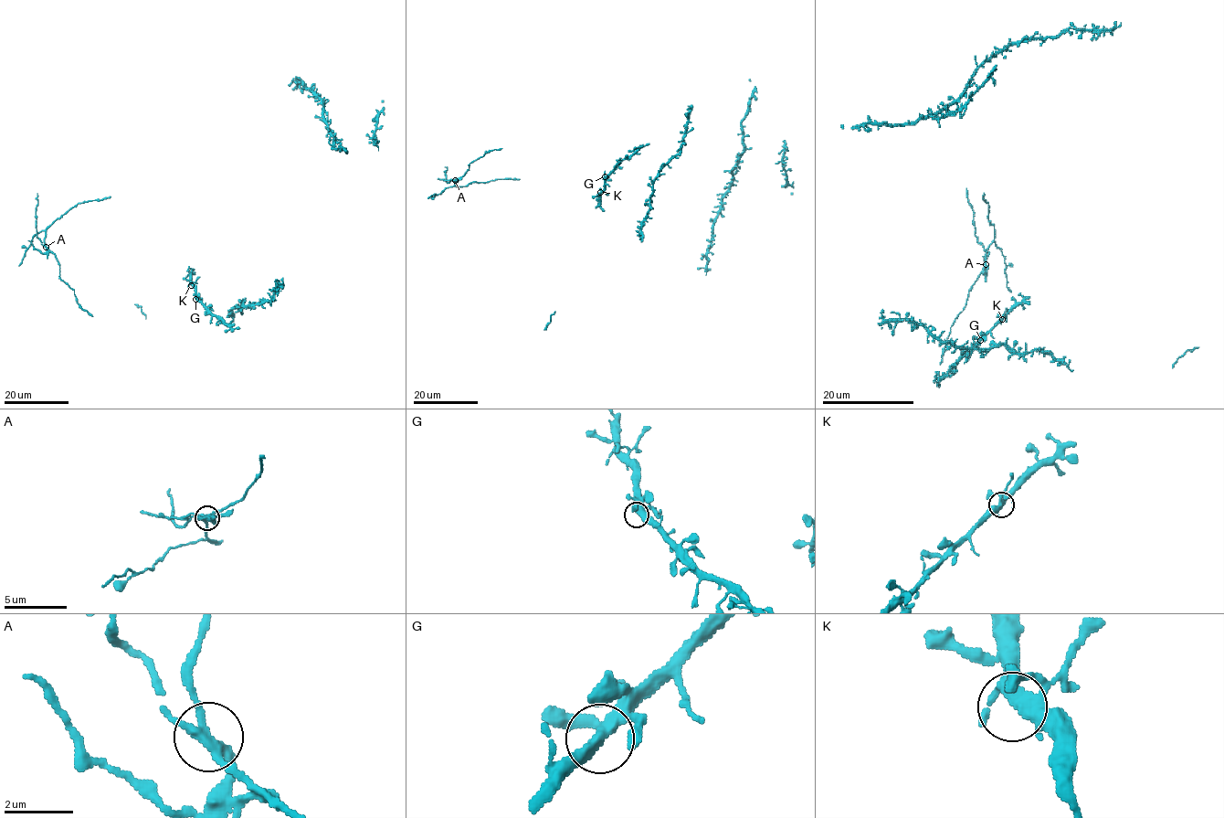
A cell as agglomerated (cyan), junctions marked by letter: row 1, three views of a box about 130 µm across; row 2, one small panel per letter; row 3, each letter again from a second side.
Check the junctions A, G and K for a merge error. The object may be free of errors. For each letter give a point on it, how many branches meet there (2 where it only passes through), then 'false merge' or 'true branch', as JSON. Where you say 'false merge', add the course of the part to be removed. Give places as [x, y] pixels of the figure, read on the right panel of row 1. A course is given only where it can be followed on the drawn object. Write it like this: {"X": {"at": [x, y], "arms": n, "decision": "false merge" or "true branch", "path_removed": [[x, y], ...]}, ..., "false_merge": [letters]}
{"A": {"at": [986, 264], "arms": 4, "decision": "false merge", "path_removed": [[986, 264], [986, 251], [994, 240], [994, 226], [988, 219], [984, 193]]}, "G": {"at": [980, 340], "arms": 4, "decision": "true branch"}, "K": {"at": [1002, 319], "arms": 4, "decision": "true branch"}, "false_merge": ["A"]}

